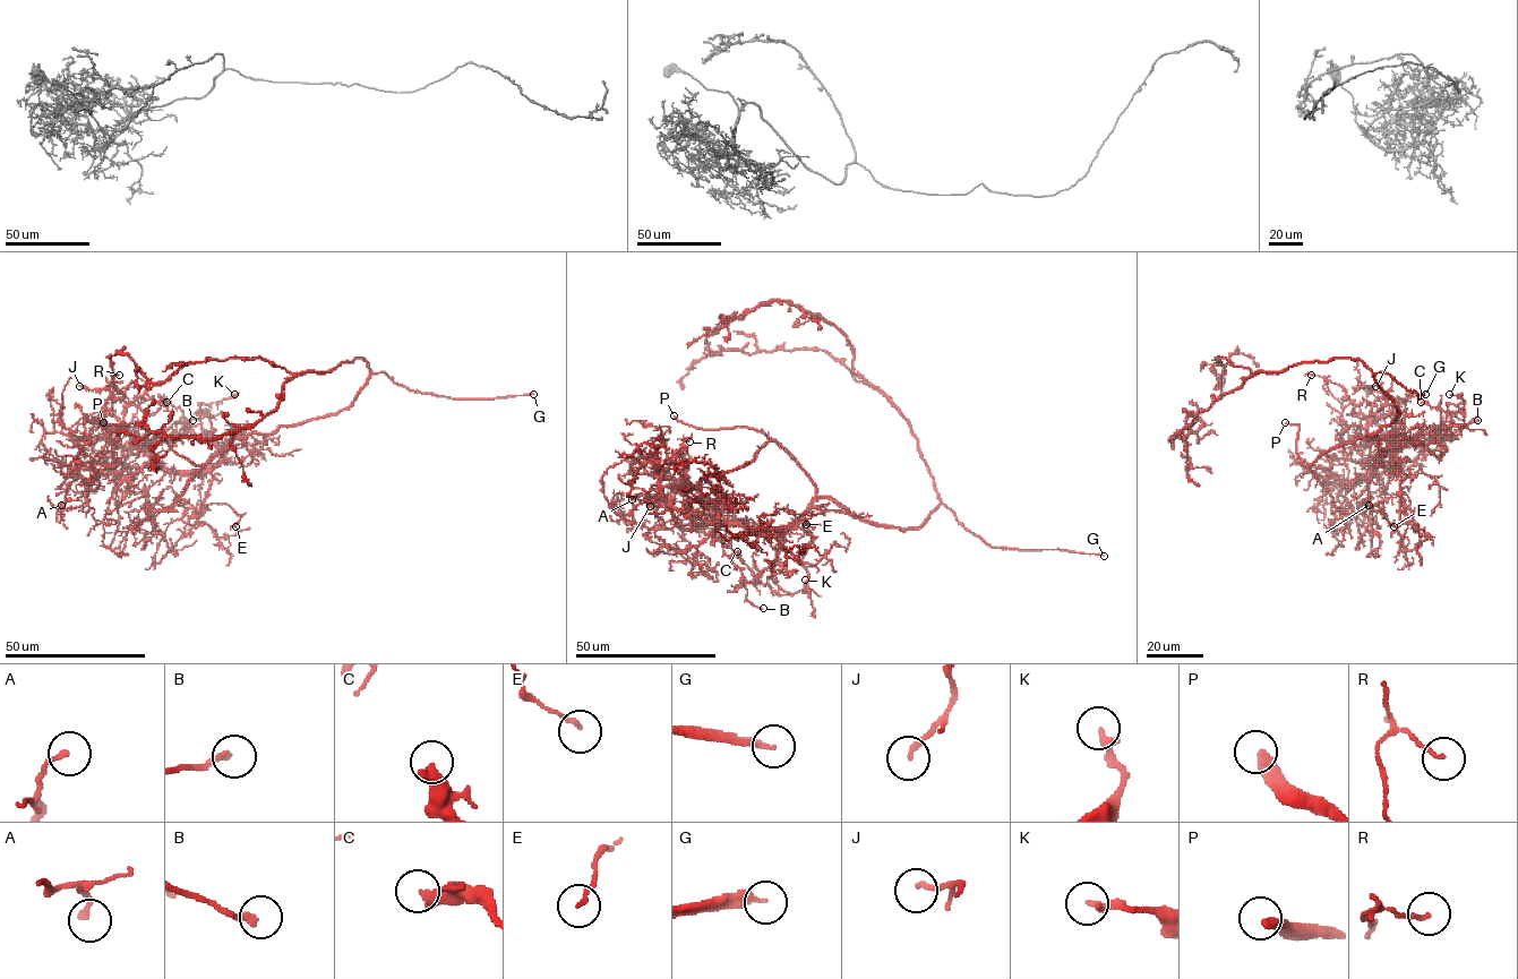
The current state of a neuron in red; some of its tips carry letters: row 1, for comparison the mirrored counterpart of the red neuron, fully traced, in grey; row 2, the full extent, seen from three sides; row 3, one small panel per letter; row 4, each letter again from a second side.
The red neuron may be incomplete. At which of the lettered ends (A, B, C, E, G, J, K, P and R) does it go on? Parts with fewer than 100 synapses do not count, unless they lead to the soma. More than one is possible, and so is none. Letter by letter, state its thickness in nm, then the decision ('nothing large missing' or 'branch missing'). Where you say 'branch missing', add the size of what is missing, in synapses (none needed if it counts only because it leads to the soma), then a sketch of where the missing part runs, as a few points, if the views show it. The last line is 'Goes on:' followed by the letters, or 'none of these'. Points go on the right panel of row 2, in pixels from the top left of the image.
A: calibre 180 nm; nothing large missing
B: calibre 200 nm; nothing large missing
C: calibre 480 nm; nothing large missing
E: calibre 140 nm; nothing large missing
G: calibre 200 nm; branch missing; 400 synapses; course (1425, 394), (1429, 383), (1416, 370), (1356, 333), (1225, 340), (1189, 375), (1166, 421), (1154, 420), (1190, 414)
J: calibre 150 nm; nothing large missing
K: calibre 260 nm; nothing large missing
P: calibre 400 nm; branch missing; course (1285, 422), (1258, 409), (1243, 391), (1251, 366), (1249, 360), (1252, 359)
R: calibre 120 nm; nothing large missing
Goes on: G, P

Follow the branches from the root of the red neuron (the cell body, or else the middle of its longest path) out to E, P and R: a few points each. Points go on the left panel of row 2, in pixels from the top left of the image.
E: (351, 403), (232, 441), (211, 473), (197, 522), (189, 522), (206, 505), (225, 504), (240, 517), (236, 526)
P: (351, 403), (269, 434), (249, 434), (200, 465), (136, 424), (103, 422)
R: (351, 403), (236, 438), (203, 471), (172, 471), (116, 418), (100, 418), (119, 375)

